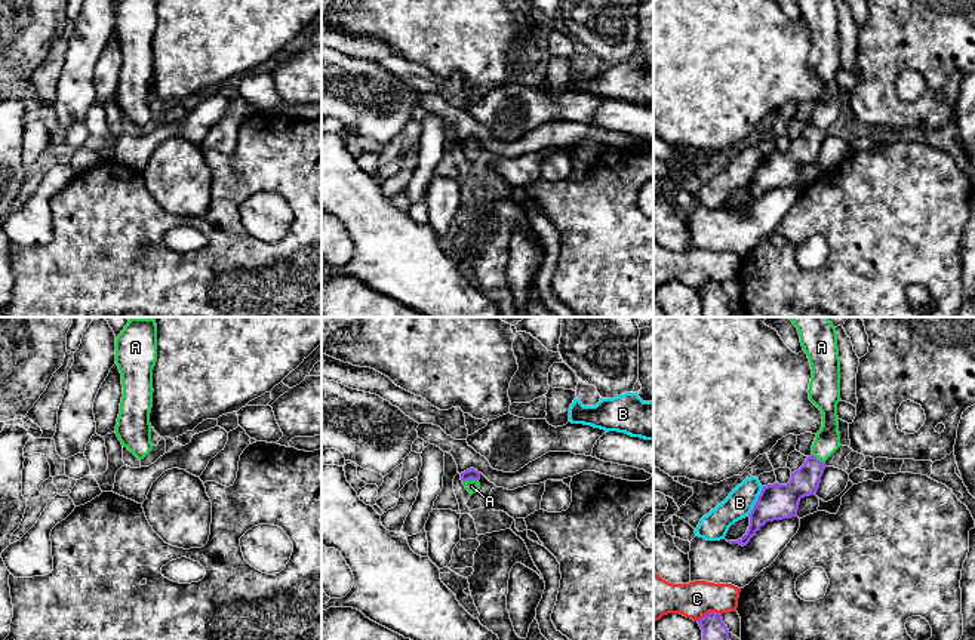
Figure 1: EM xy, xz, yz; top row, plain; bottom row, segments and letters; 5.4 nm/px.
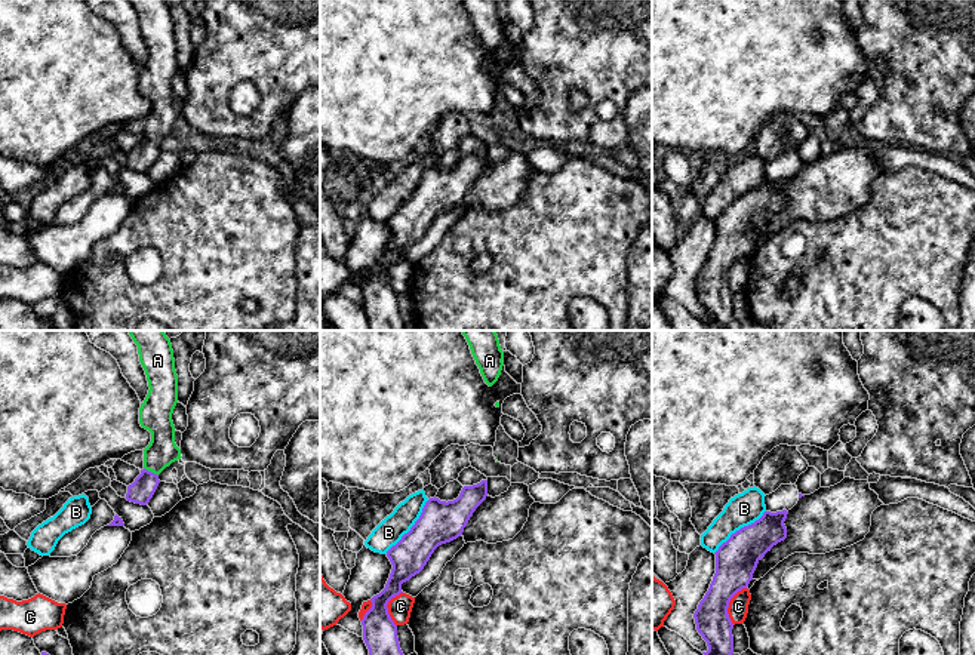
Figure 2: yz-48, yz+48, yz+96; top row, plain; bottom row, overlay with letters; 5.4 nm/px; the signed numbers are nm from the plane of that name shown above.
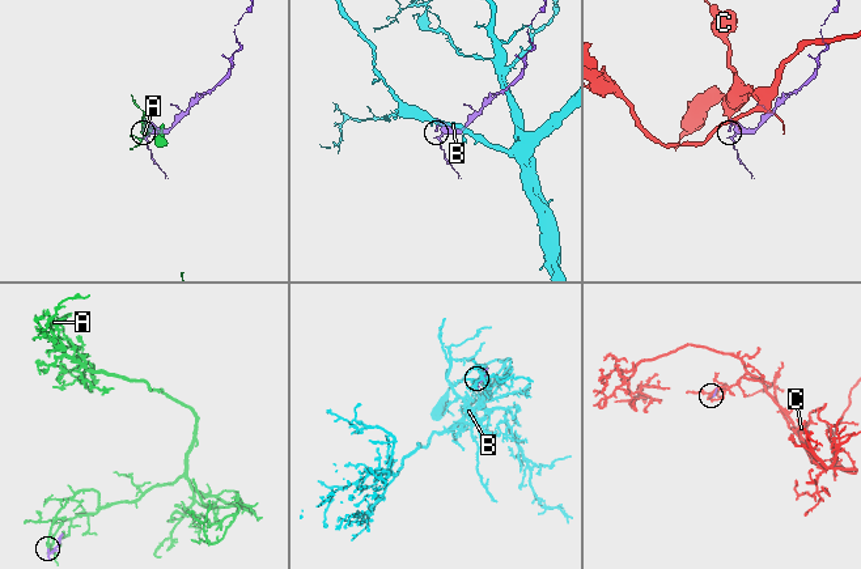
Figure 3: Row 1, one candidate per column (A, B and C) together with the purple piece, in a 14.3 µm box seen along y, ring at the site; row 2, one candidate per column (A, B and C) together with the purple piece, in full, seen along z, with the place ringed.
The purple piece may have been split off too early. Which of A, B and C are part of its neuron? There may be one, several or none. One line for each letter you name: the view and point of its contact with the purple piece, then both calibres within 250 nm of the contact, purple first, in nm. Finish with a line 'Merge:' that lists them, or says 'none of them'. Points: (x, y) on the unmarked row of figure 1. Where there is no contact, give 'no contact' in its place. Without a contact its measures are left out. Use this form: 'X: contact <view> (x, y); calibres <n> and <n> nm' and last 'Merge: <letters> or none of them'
A: contact xz (470, 147); calibres 60 and 70 nm
Merge: A

